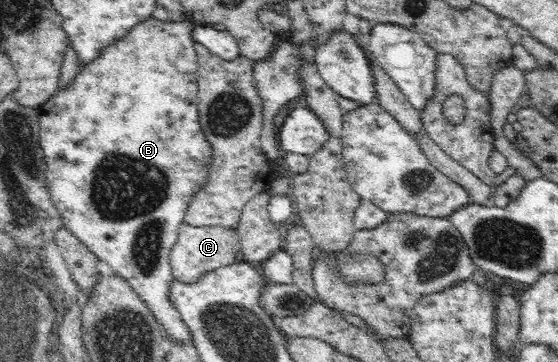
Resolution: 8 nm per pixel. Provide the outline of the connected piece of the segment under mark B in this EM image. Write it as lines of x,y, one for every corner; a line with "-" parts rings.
148,18
135,25
125,37
120,38
115,45
103,49
103,53
95,61
85,62
75,77
75,83
67,85
65,89
56,91
51,102
45,102
38,108
39,126
41,126
41,146
47,156
47,180
51,188
51,196
55,206
63,214
63,223
66,229
75,234
79,242
83,242
100,261
105,261
119,273
120,277
127,280
129,285
140,296
140,299
151,309
155,319
161,324
162,332
173,343
191,344
191,331
182,321
177,310
172,305
170,285
172,279
171,262
169,253
179,235
179,226
185,222
187,207
195,193
207,182
207,167
211,162
211,143
203,132
203,124
199,123
199,101
196,100
199,91
199,60
196,59
195,41
192,38
194,22
190,20
175,22
157,21

